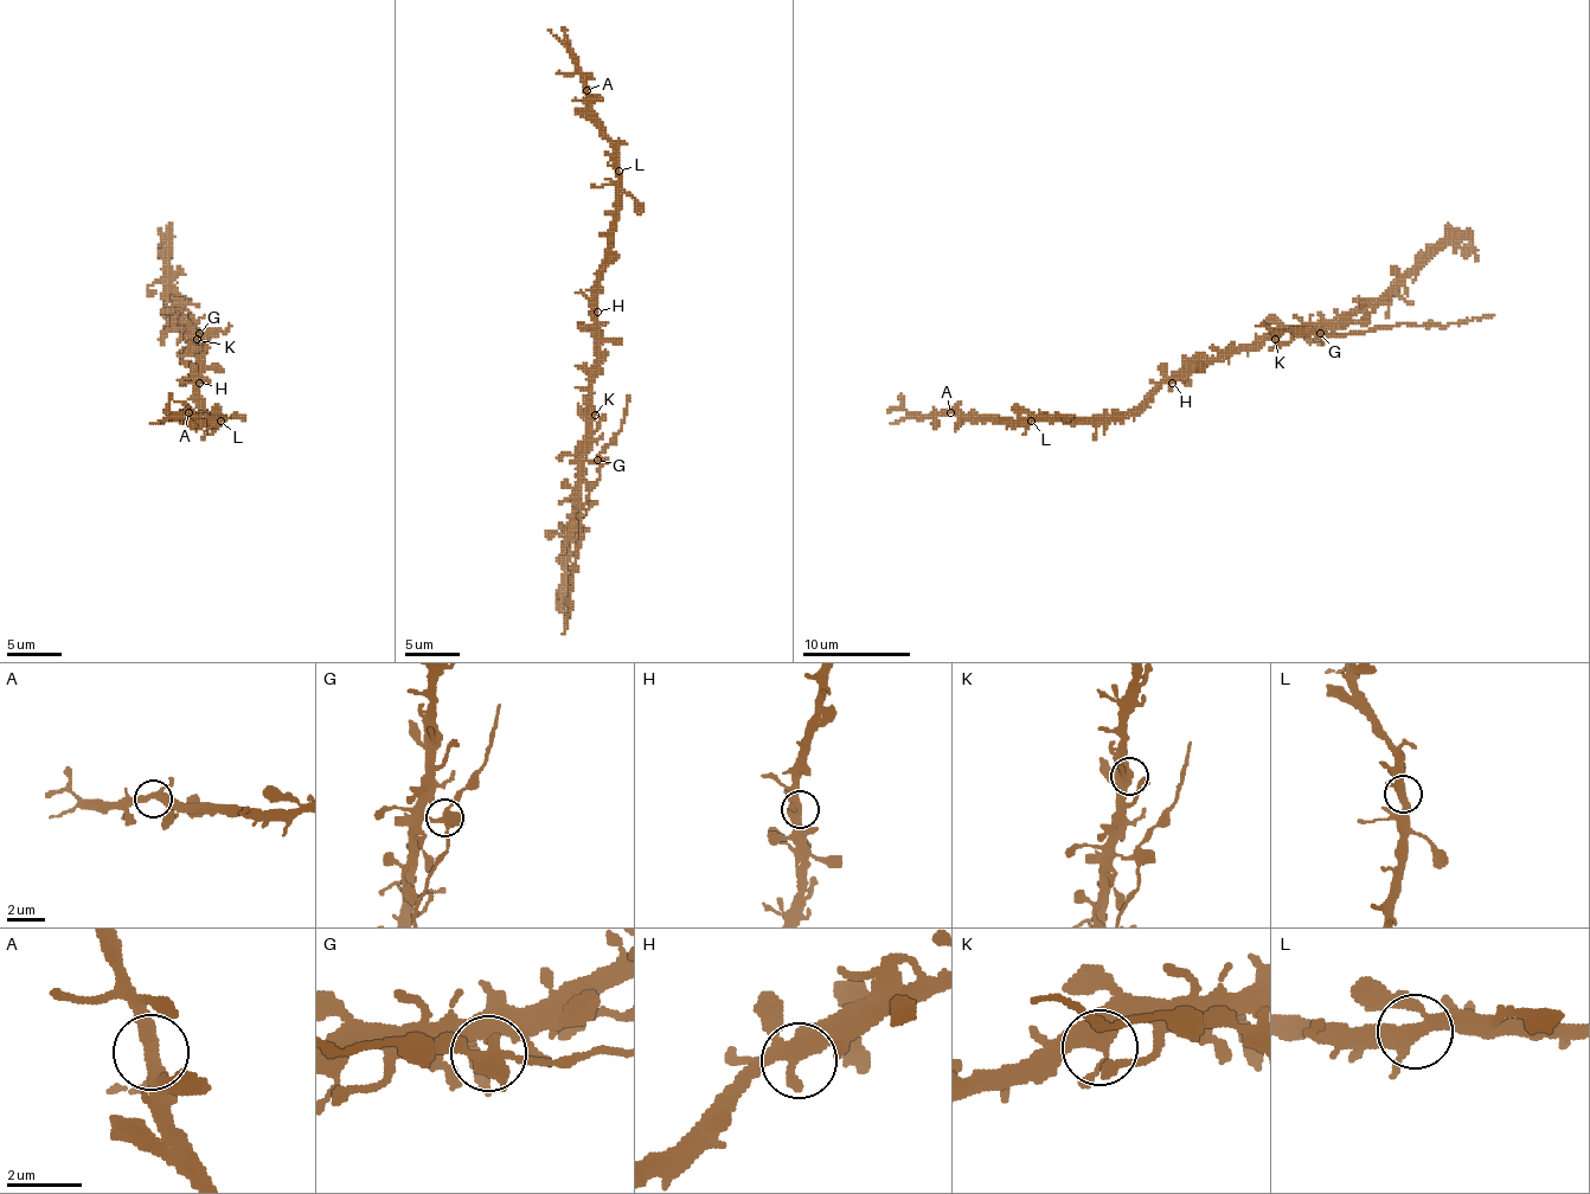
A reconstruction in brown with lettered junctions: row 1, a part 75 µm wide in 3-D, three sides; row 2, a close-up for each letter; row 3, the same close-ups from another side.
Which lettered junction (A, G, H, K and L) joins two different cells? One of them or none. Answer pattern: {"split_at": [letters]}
{"split_at": []}

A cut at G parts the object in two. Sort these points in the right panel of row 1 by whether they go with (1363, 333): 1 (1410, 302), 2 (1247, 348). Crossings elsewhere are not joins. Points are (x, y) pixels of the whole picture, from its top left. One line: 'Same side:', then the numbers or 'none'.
Same side: none

